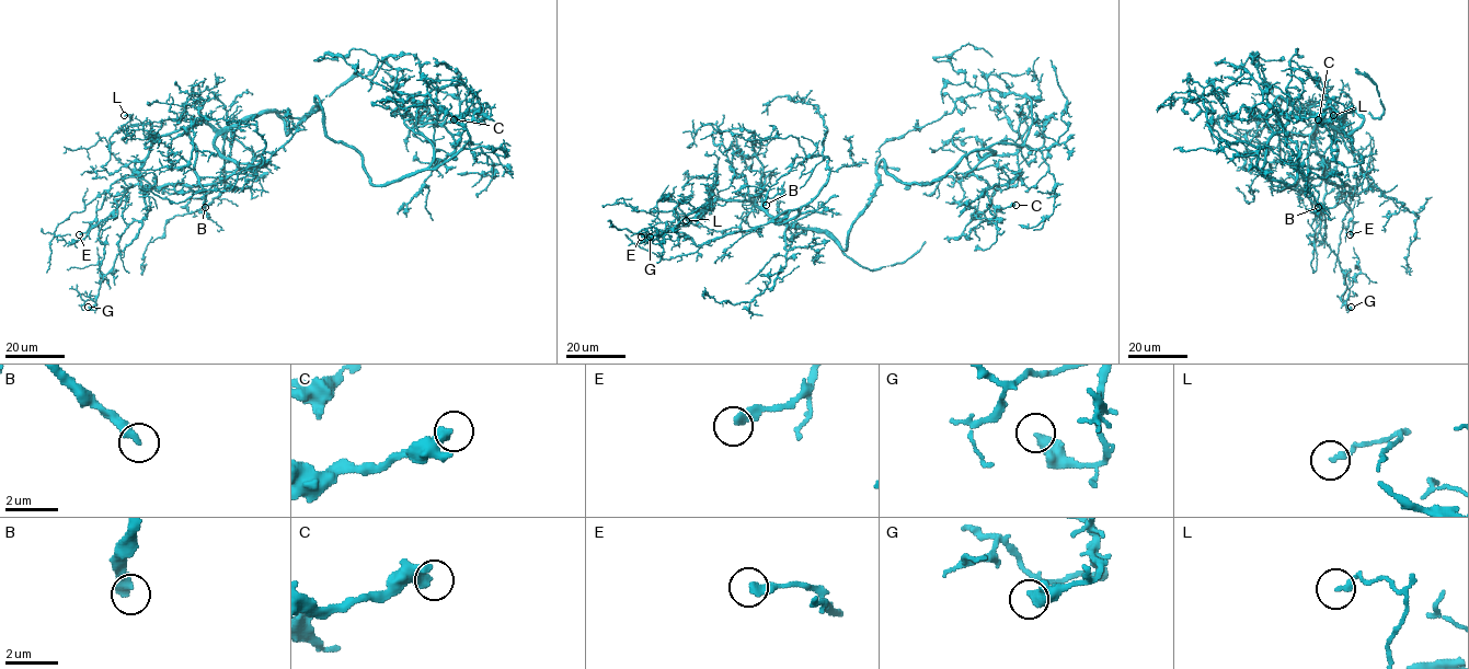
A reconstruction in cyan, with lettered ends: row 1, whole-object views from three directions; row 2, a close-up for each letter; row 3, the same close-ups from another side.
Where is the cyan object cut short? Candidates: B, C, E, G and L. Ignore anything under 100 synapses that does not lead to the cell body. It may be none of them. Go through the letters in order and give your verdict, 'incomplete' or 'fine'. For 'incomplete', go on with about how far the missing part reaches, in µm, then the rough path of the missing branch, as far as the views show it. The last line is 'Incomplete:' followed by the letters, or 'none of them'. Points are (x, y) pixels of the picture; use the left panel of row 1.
B: incomplete; about 60 µm are missing; missing branch runs (205, 207), (138, 243), (133, 241), (128, 251), (116, 248), (116, 243), (99, 234)
C: fine
E: fine
G: fine
L: fine
Incomplete: B

